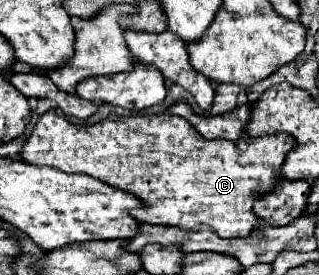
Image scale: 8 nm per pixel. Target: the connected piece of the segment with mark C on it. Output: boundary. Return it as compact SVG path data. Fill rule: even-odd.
M48 110L40 116L36 128L30 134L22 148L24 162L38 166L52 166L66 174L88 174L114 188L132 192L144 202L144 208L134 212L134 218L148 224L178 226L182 230L198 230L200 226L210 226L220 238L250 236L254 228L262 222L252 210L254 202L264 194L274 192L276 184L282 182L280 168L286 154L296 148L296 140L290 134L270 134L270 136L242 136L242 140L206 140L198 136L192 124L174 114L160 116L128 116L118 118L110 114L106 120L92 126L76 126L66 118L58 116L54 110Z

